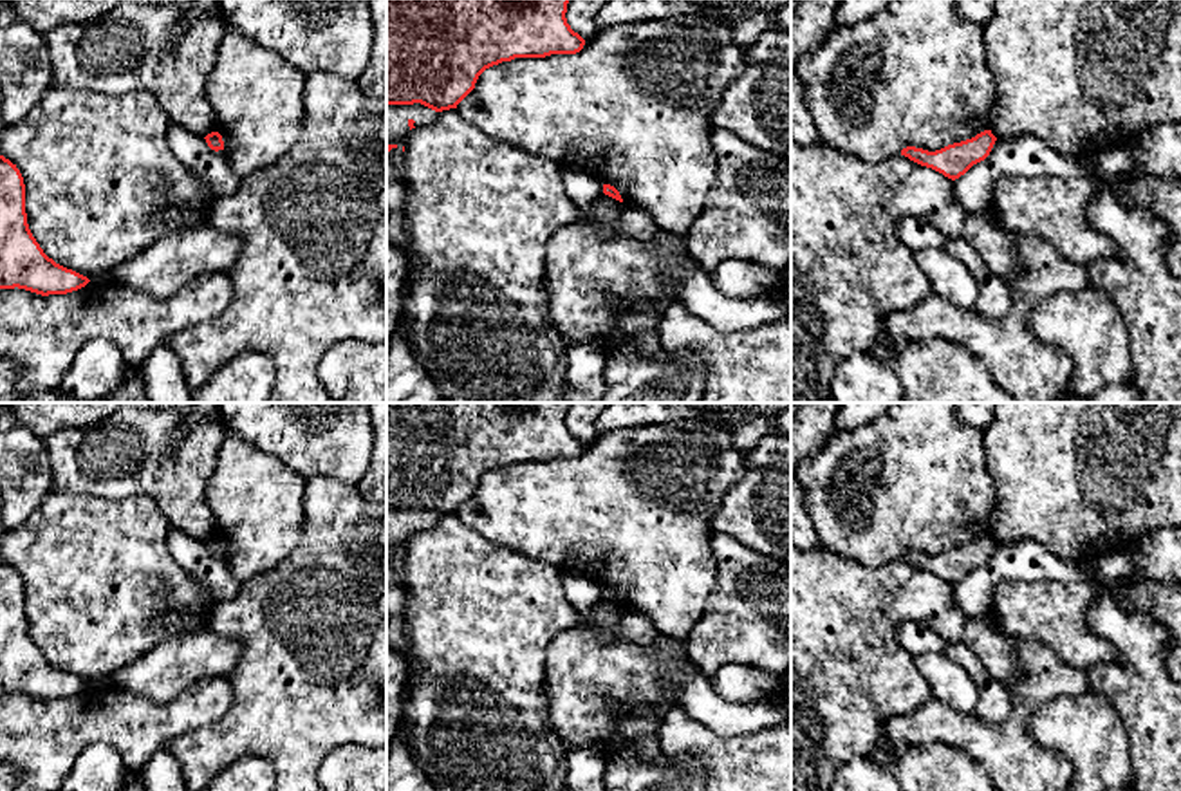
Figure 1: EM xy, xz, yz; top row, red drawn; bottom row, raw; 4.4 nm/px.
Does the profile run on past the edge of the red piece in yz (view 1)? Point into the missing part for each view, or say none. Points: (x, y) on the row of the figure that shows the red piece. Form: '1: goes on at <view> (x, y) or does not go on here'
1: does not go on here

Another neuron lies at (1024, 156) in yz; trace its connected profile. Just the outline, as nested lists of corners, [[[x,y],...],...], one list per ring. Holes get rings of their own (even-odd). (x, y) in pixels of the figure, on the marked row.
[[[1017,135],[997,139],[990,155],[952,181],[952,188],[961,208],[966,213],[975,213],[990,208],[993,186],[1000,177],[1089,179],[1093,172],[1130,177],[1134,170],[1136,159],[1127,143],[1114,144],[1098,155],[1074,159],[1056,154],[1035,135]]]

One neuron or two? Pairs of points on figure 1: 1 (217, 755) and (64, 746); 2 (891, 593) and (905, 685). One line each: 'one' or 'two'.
1: two
2: one

